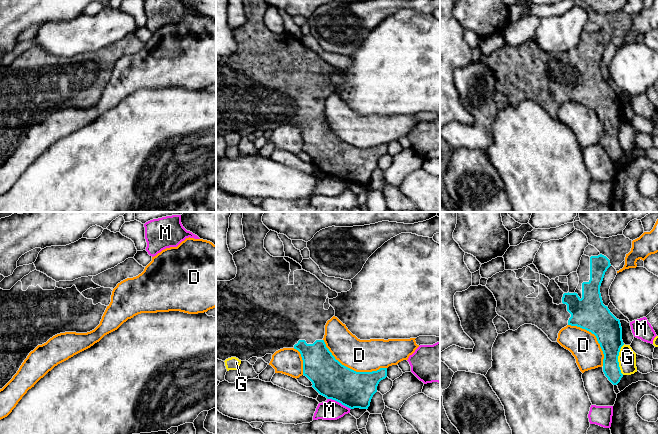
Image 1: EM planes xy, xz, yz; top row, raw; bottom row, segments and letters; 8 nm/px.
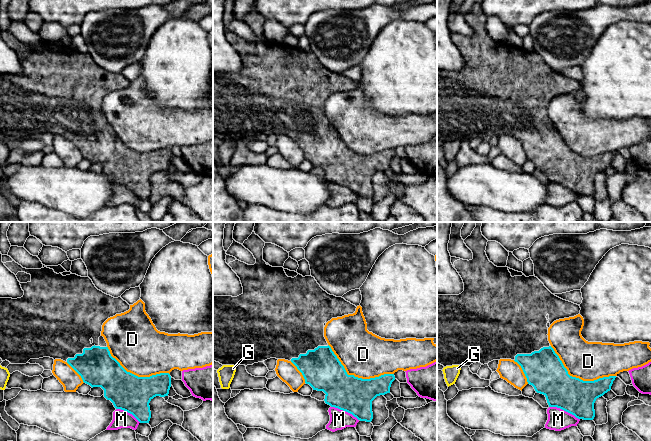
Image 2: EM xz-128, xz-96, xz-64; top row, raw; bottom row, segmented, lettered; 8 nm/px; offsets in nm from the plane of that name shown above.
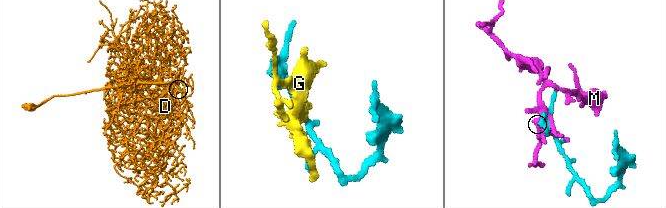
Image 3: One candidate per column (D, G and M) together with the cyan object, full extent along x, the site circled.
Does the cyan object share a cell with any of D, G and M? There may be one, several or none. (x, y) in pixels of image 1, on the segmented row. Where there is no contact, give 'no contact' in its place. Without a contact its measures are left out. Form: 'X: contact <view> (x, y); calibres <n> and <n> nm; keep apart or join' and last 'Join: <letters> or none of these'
D: contact xz (351, 369); calibres 300 and 260 nm; keep apart
G: contact yz (617, 359); calibres 220 and 140 nm; keep apart
M: contact xz (339, 402); calibres 300 and 160 nm; keep apart
Join: none of these

